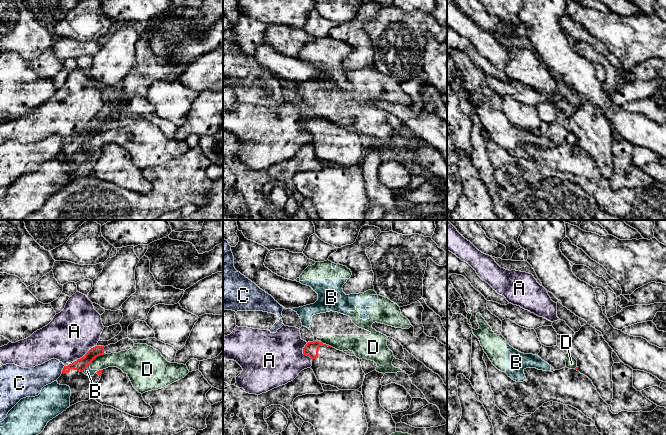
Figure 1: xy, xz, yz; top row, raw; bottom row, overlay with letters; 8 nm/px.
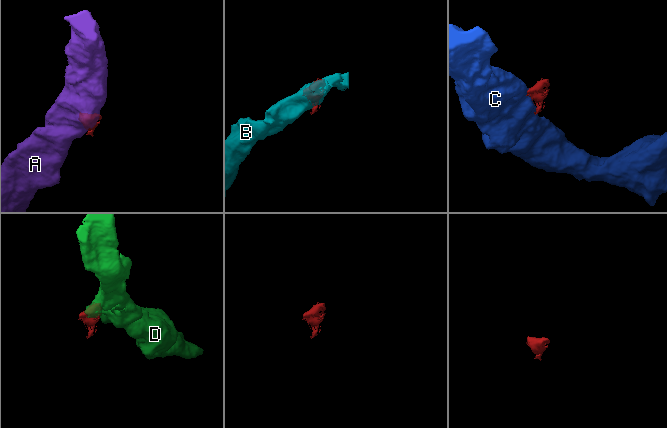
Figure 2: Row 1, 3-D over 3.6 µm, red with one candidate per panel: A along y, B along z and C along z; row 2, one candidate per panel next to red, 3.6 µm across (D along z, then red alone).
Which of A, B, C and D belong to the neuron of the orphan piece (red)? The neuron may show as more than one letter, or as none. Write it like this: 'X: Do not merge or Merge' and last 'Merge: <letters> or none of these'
A: Do not merge
B: Do not merge
C: Do not merge
D: Do not merge
Merge: none of these

